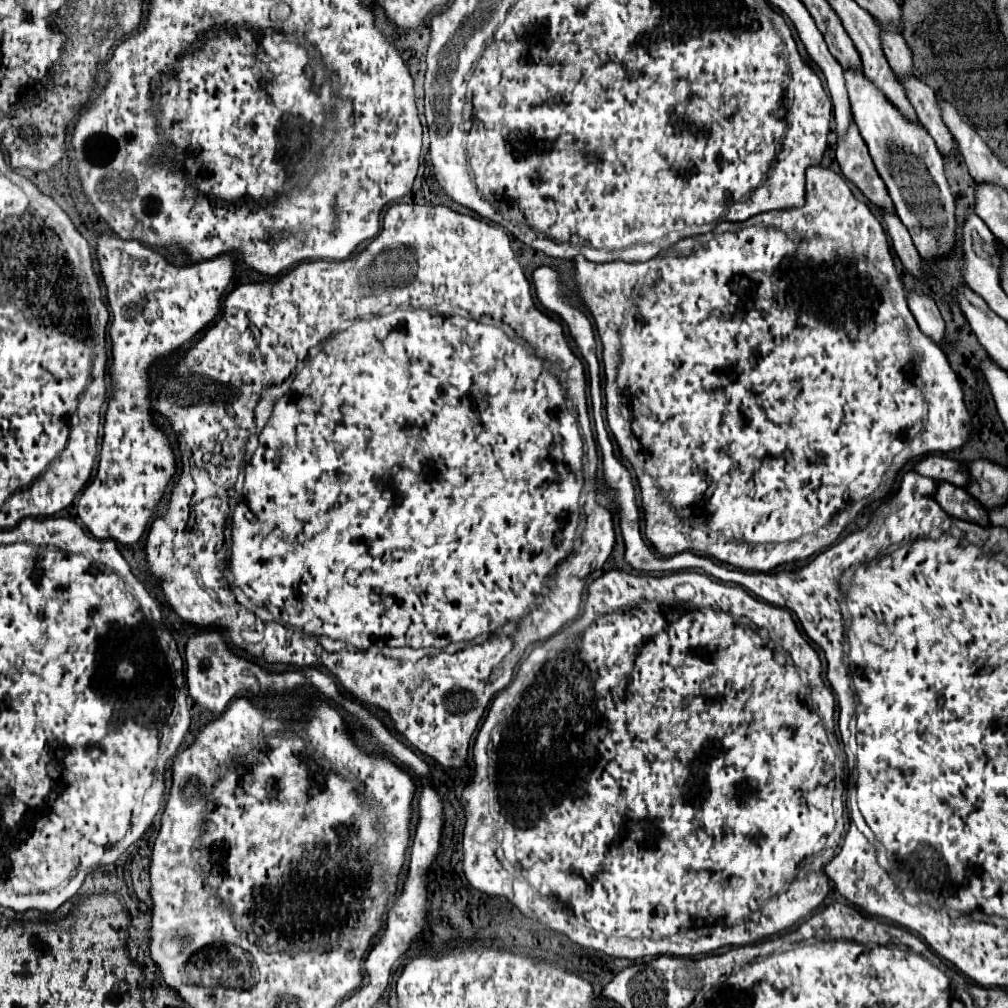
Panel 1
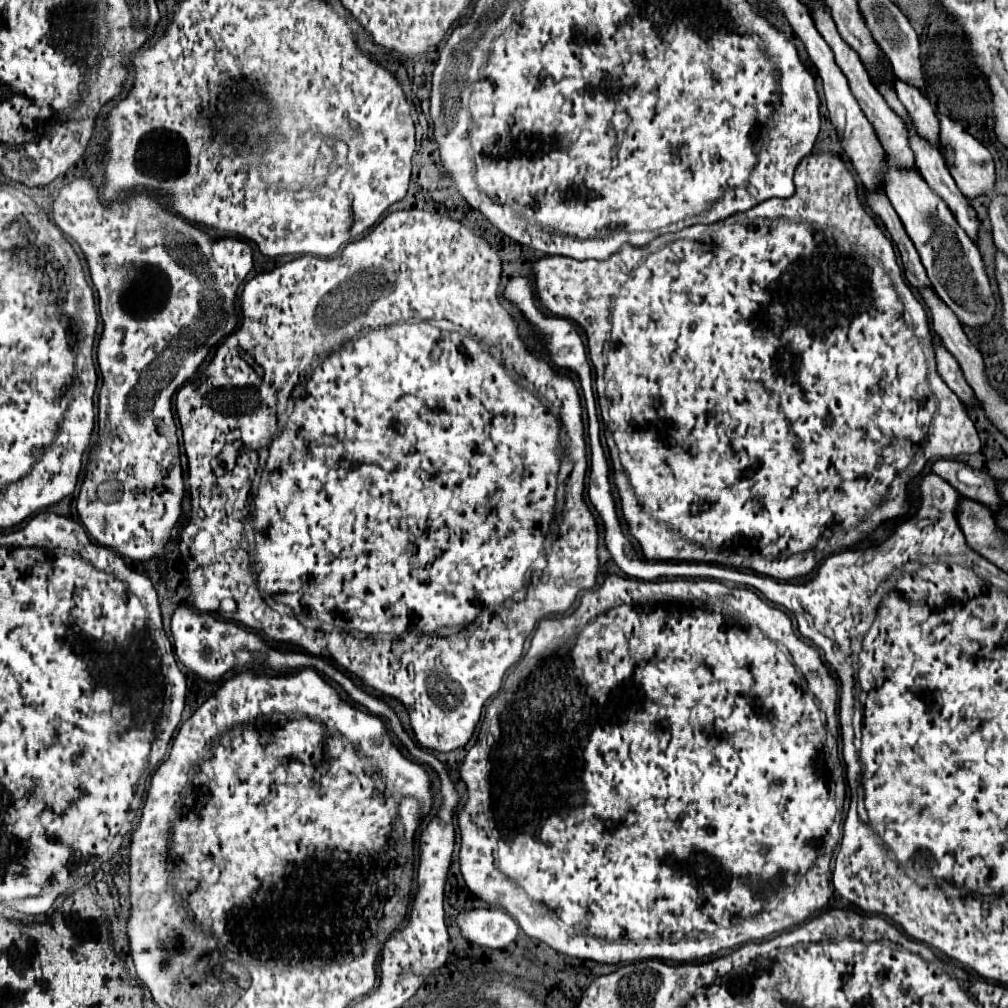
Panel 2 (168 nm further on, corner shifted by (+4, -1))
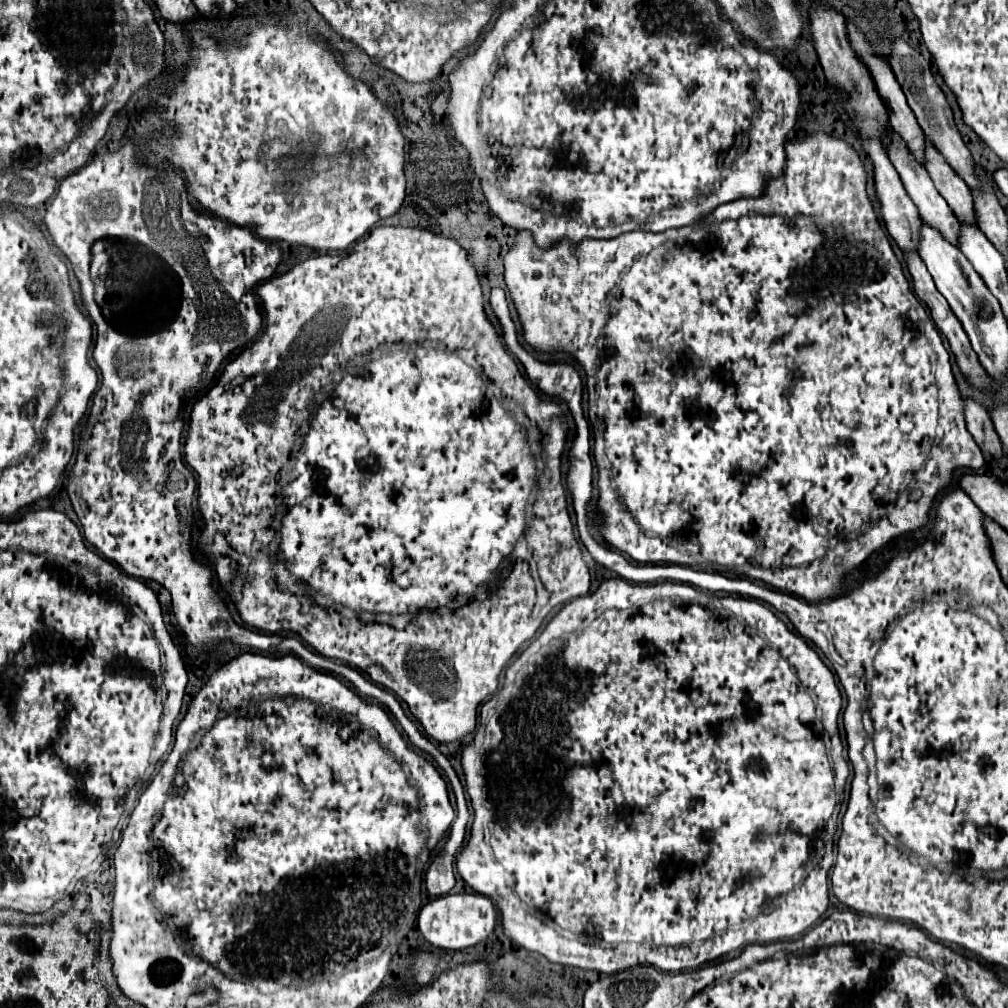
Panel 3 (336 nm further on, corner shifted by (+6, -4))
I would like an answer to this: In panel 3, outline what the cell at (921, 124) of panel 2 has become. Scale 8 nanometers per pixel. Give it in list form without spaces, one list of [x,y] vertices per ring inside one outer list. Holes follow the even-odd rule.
[[[924,135],[924,143],[926,171],[940,195],[950,203],[950,209],[954,209],[954,213],[972,213],[972,205],[968,205],[968,187],[964,185],[962,177],[956,175],[942,157],[942,153],[932,147],[934,143],[930,141],[930,137]]]

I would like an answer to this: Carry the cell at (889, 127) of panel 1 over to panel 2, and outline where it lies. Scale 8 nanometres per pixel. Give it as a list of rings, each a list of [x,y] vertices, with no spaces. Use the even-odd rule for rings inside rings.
[[[886,158],[886,196],[898,212],[910,240],[914,242],[920,260],[936,294],[958,314],[958,320],[968,328],[982,328],[996,314],[996,298],[986,276],[986,268],[978,248],[954,220],[944,200],[926,186],[926,180],[912,170],[898,170]]]

